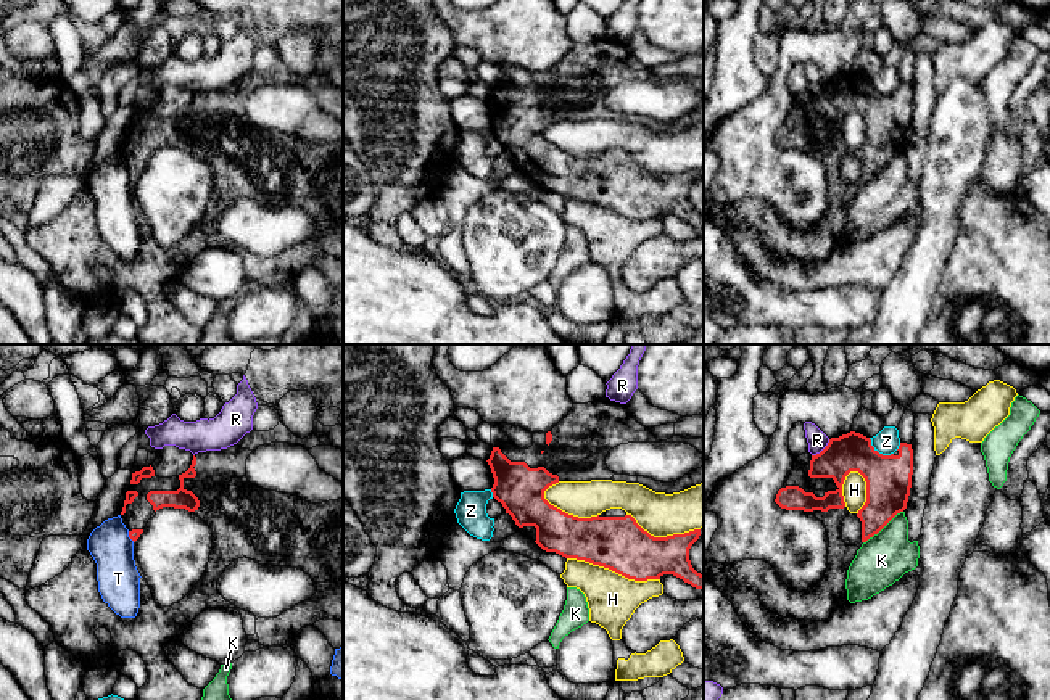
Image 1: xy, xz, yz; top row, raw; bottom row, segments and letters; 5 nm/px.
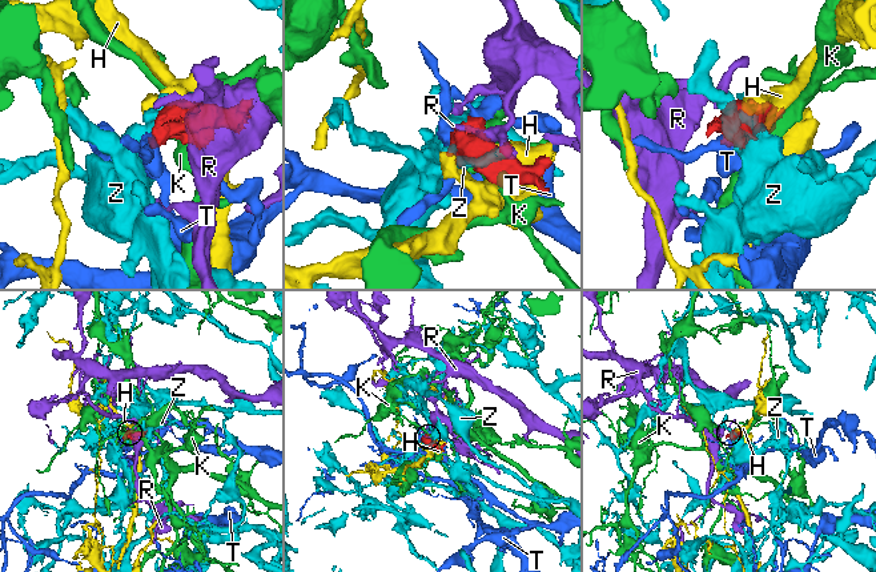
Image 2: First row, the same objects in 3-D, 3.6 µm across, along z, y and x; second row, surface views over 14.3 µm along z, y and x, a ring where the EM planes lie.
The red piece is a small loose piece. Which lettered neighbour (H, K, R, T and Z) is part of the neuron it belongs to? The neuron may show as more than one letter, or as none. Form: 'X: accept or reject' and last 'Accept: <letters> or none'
H: reject
K: reject
R: reject
T: reject
Z: reject
Accept: none

